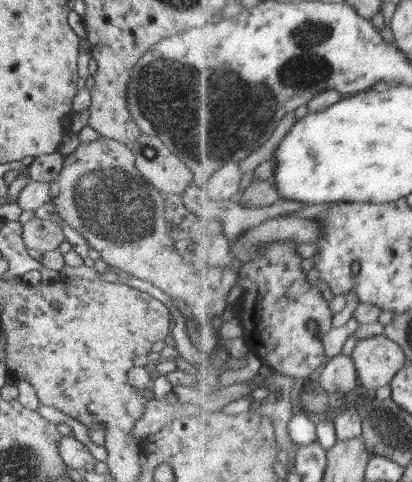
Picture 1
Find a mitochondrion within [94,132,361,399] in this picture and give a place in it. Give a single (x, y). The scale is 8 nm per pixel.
(152, 150)

